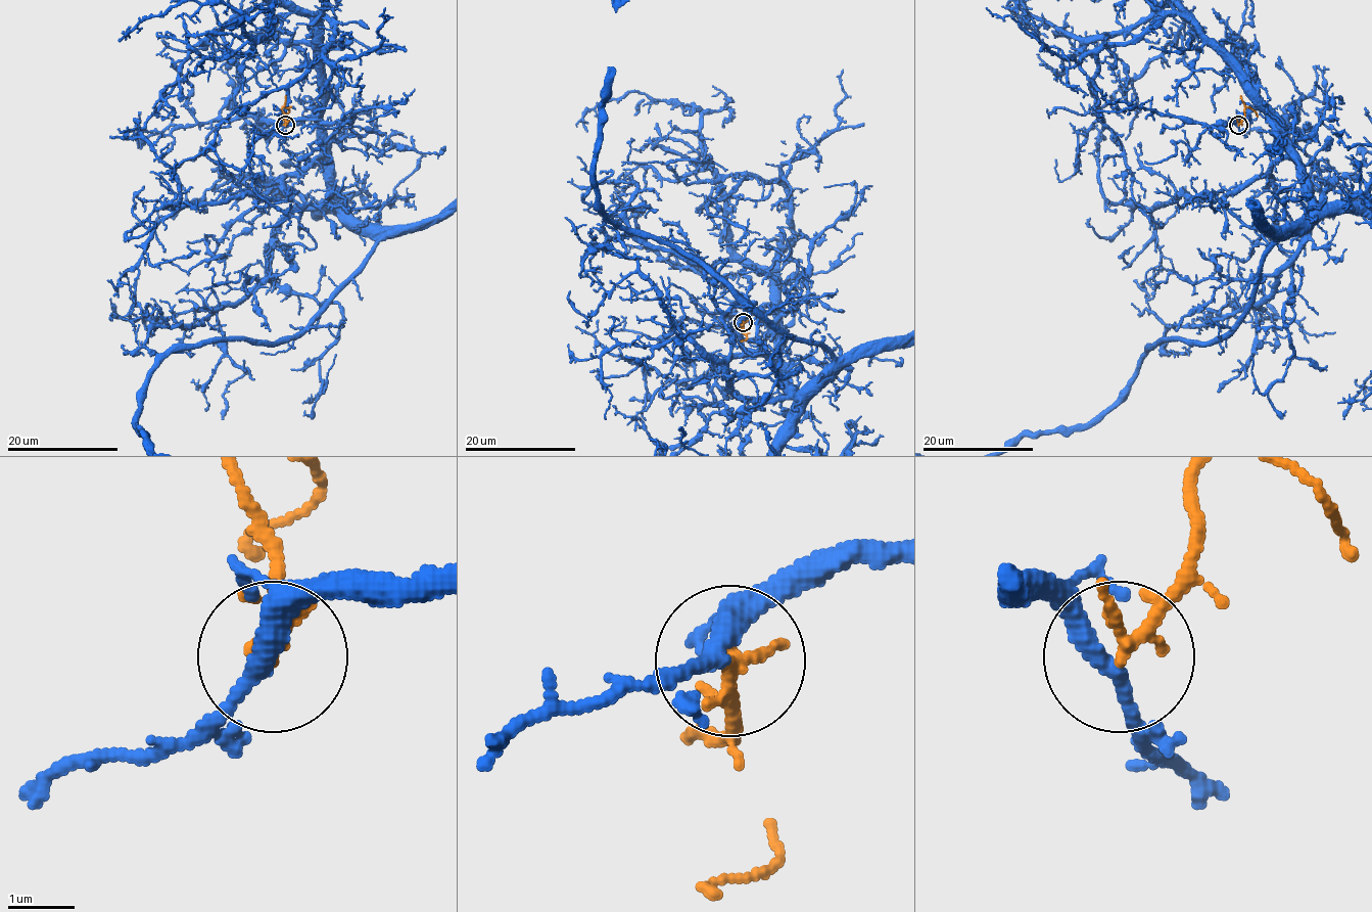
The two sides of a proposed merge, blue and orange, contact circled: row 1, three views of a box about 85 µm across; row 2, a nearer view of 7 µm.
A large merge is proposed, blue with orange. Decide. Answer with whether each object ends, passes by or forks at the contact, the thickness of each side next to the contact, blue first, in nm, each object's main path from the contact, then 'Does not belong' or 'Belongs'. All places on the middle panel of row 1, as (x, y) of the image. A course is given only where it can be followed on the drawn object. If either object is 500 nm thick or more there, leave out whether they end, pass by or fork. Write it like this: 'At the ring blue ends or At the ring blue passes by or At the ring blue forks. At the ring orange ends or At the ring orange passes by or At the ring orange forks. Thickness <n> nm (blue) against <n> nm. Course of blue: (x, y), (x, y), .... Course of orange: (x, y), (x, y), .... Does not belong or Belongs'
At the ring blue passes by. At the ring orange forks. Thickness 280 nm (blue) against 140 nm. Course of blue: (743, 321), (775, 316), (778, 371), (798, 391), (834, 360), (599, 199). Course of orange: (743, 322), (741, 330), (746, 337), (741, 342). Does not belong

